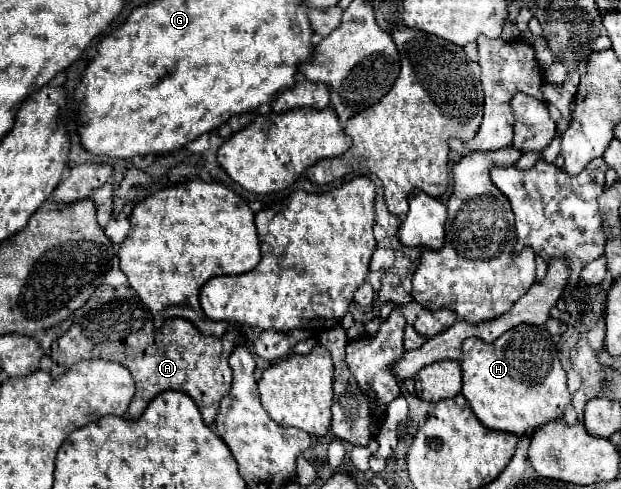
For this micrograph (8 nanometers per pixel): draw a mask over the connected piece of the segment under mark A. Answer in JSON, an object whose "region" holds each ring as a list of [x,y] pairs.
{"region":[[[139,297],[113,299],[97,309],[91,309],[77,319],[71,329],[51,345],[51,375],[57,379],[79,359],[109,359],[125,365],[137,385],[137,393],[129,407],[129,417],[139,419],[147,405],[163,391],[177,389],[187,393],[199,407],[203,421],[211,425],[219,411],[219,401],[229,393],[231,367],[229,355],[235,351],[243,335],[241,327],[231,327],[221,337],[203,335],[187,319],[167,319],[161,329],[155,329],[149,309]]]}

